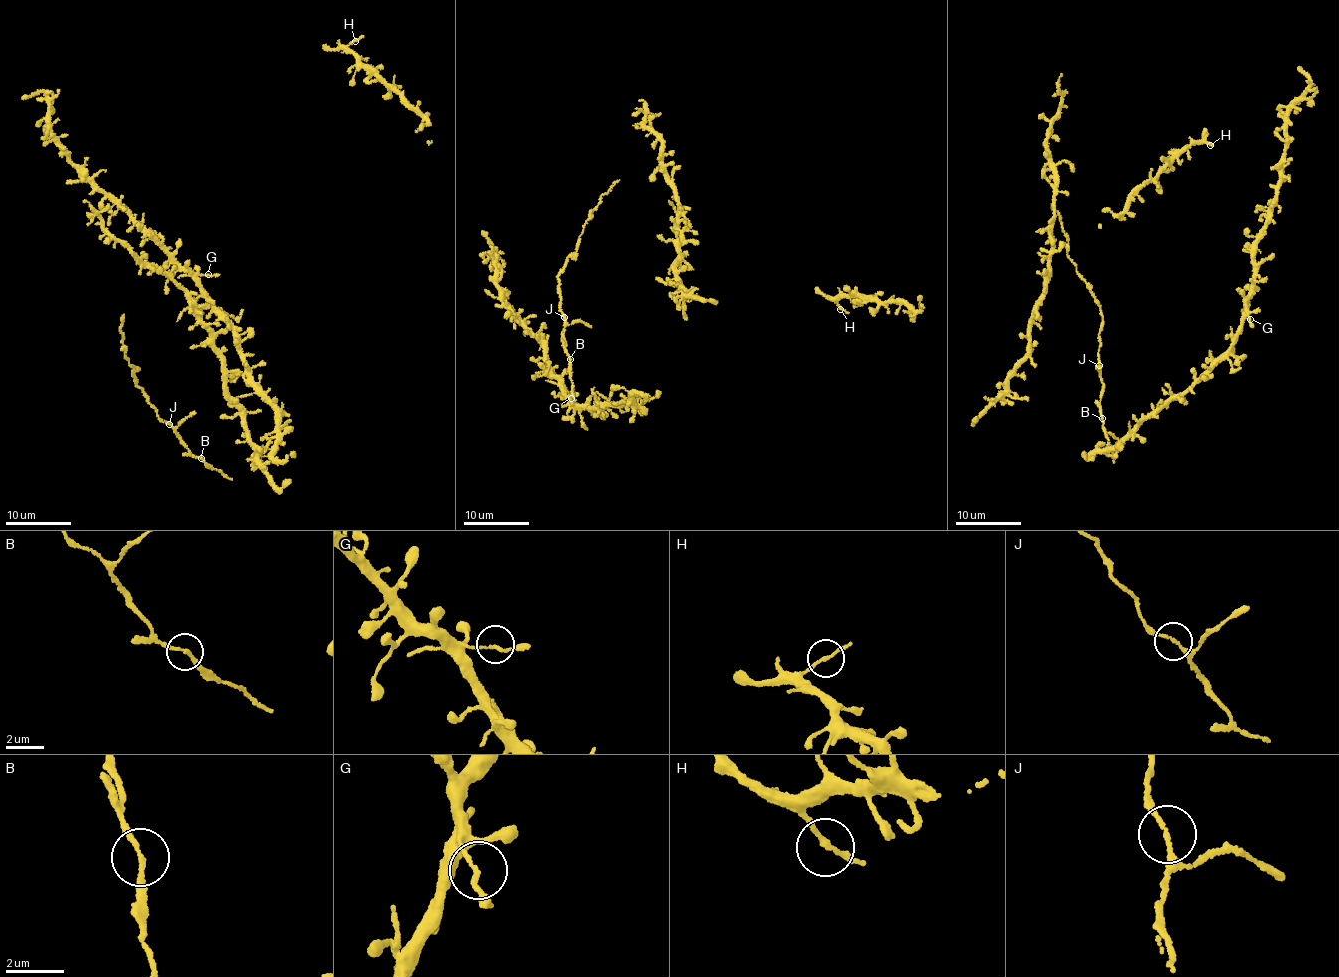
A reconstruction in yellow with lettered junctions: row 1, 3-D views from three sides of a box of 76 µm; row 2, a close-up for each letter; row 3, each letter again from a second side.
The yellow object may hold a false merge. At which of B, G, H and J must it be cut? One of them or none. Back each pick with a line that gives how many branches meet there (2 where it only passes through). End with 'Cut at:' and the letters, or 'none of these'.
Cut at: none of these

